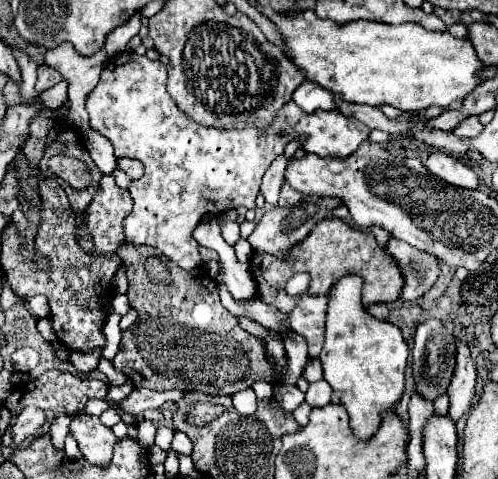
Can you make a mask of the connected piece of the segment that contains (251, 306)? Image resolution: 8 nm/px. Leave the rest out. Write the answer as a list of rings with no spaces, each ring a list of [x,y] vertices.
[[[219,285],[220,301],[223,307],[229,309],[235,317],[249,317],[263,327],[275,329],[275,331],[291,331],[291,325],[287,325],[287,313],[275,309],[275,305],[267,305],[259,299],[233,299],[231,293],[225,289],[225,285]]]

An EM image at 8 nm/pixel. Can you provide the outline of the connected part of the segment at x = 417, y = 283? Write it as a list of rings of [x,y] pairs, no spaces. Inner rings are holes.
[[[389,237],[385,251],[397,261],[403,273],[405,285],[401,289],[401,299],[405,301],[415,301],[417,297],[425,295],[441,273],[439,259],[435,255],[423,253],[395,237]]]

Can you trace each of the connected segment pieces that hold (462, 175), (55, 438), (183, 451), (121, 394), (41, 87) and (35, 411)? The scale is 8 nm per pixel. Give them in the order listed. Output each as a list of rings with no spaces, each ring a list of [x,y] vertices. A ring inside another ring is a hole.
[[[441,151],[431,153],[429,159],[425,161],[425,167],[449,185],[465,187],[465,189],[477,189],[479,181],[477,181],[475,171],[471,171],[467,165],[463,165],[459,159],[451,157],[447,153],[441,153]]]
[[[59,415],[55,417],[55,421],[51,423],[51,441],[57,449],[63,449],[63,443],[65,443],[65,437],[67,437],[67,431],[69,431],[69,423],[73,421],[75,415]]]
[[[175,431],[175,439],[171,443],[171,449],[179,455],[191,455],[193,453],[193,443],[183,431]]]
[[[123,383],[123,385],[109,385],[109,399],[113,401],[123,401],[129,393],[133,391],[133,385],[131,383]]]
[[[41,65],[41,67],[39,67],[39,79],[37,79],[35,89],[37,89],[39,93],[43,93],[45,89],[53,87],[53,85],[59,83],[61,79],[63,79],[61,73],[55,73],[55,69],[51,69],[49,65]]]
[[[28,406],[17,415],[13,427],[11,427],[11,435],[15,443],[23,443],[25,439],[36,434],[38,429],[45,422],[45,415],[41,409],[35,406]]]

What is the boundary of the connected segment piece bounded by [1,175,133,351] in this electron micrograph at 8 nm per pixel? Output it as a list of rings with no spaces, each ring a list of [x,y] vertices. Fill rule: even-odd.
[[[111,175],[101,177],[99,191],[93,197],[91,205],[85,209],[85,223],[87,231],[95,245],[95,257],[91,253],[83,253],[79,245],[77,235],[77,217],[71,209],[67,195],[63,187],[55,179],[41,179],[39,181],[41,191],[41,225],[35,239],[35,253],[41,253],[49,257],[49,269],[41,271],[35,267],[33,261],[21,263],[17,249],[19,249],[19,235],[13,223],[5,227],[1,233],[1,267],[7,273],[7,281],[11,283],[13,291],[21,299],[31,299],[33,295],[45,295],[51,305],[51,323],[55,329],[57,339],[61,339],[69,349],[75,351],[91,351],[95,347],[105,345],[103,335],[103,323],[105,323],[105,311],[101,307],[103,299],[109,299],[113,295],[111,289],[111,277],[119,267],[119,257],[115,255],[117,245],[123,243],[123,221],[131,213],[133,201],[129,193],[121,187],[117,187],[115,179]]]

